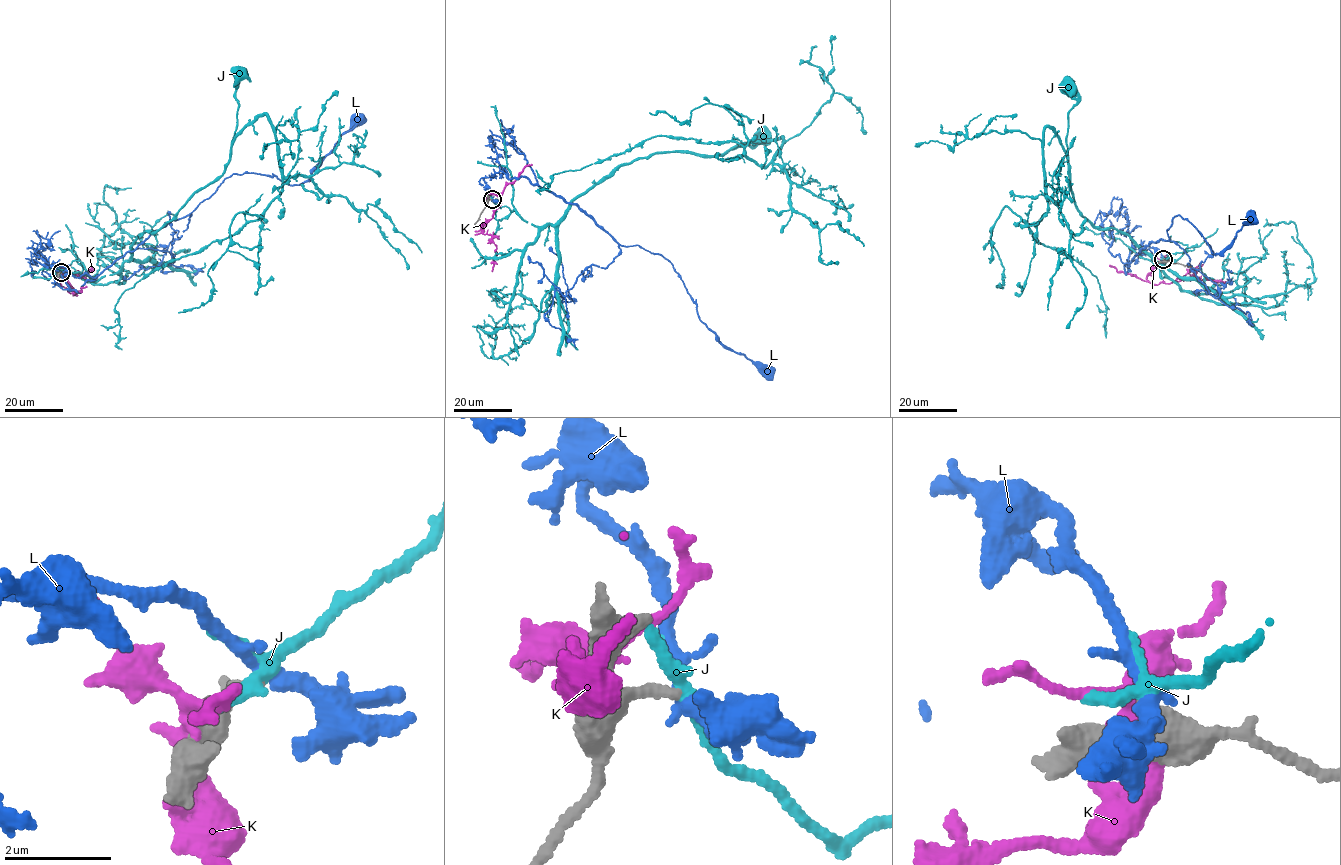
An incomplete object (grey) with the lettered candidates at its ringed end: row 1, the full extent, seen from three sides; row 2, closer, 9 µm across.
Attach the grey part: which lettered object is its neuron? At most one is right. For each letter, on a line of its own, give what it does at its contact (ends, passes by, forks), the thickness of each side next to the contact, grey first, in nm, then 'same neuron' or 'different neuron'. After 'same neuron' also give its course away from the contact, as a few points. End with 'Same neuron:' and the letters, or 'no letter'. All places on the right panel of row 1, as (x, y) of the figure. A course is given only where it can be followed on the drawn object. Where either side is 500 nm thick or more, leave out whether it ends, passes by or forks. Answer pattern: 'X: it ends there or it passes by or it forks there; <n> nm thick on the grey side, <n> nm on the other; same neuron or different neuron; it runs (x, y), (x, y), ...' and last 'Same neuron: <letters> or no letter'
J: it forks there; 240 nm thick on the grey side, 200 nm on the other; different neuron
K: it forks there; 440 nm thick on the grey side, 280 nm on the other; different neuron
L: it forks there; 240 nm thick on the grey side, 220 nm on the other; different neuron
Same neuron: no letter

